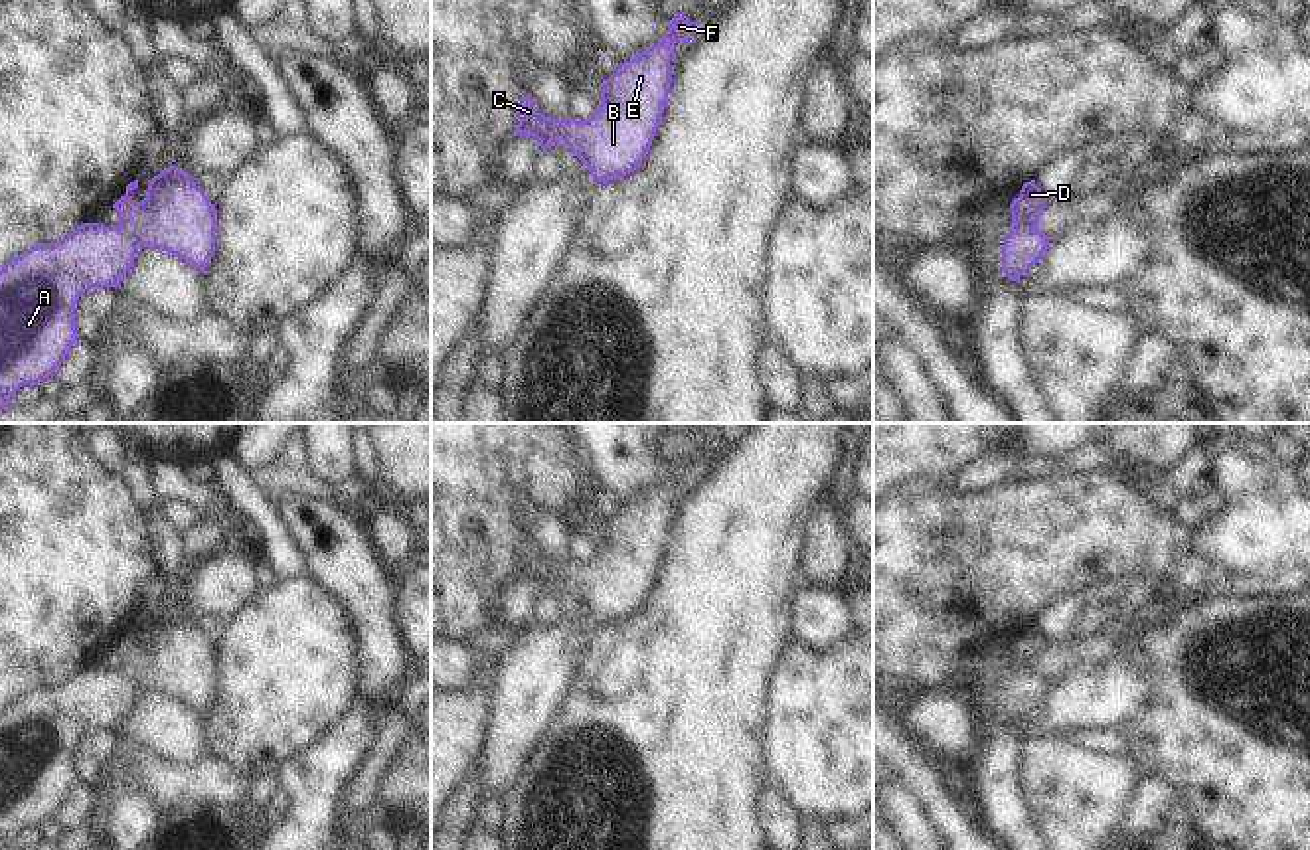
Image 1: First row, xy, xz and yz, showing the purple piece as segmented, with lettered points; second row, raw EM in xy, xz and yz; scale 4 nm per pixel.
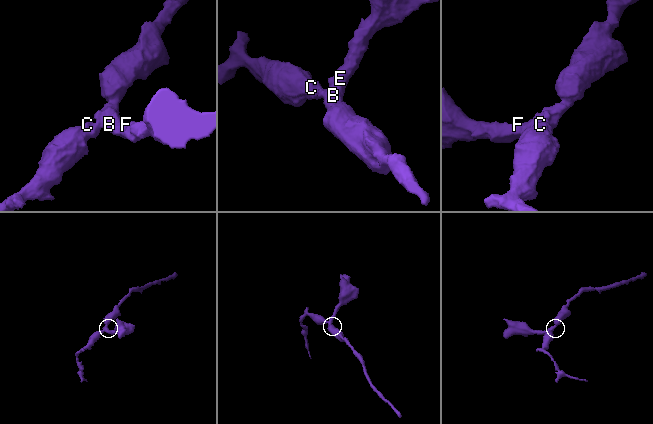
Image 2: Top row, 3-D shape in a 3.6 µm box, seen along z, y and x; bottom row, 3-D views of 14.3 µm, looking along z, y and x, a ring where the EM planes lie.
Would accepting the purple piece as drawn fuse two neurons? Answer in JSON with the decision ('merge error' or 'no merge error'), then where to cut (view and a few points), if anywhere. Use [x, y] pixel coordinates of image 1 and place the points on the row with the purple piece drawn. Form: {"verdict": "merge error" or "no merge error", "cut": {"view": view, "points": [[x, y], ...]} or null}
{"verdict": "no merge error", "cut": null}

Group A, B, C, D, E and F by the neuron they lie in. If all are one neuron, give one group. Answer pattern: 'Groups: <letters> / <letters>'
Groups: A B C D E F.

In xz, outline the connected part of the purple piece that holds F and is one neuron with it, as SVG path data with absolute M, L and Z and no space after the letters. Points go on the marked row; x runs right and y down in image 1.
M676 10L658 43L603 79L601 101L585 121L571 115L545 117L524 93L516 109L514 136L533 136L543 150L549 150L553 140L563 140L597 182L634 172L652 146L668 101L672 43L688 43L697 24Z

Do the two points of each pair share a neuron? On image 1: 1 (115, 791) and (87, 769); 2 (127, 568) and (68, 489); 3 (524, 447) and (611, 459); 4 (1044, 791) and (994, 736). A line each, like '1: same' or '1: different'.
1: different
2: same
3: different
4: different

